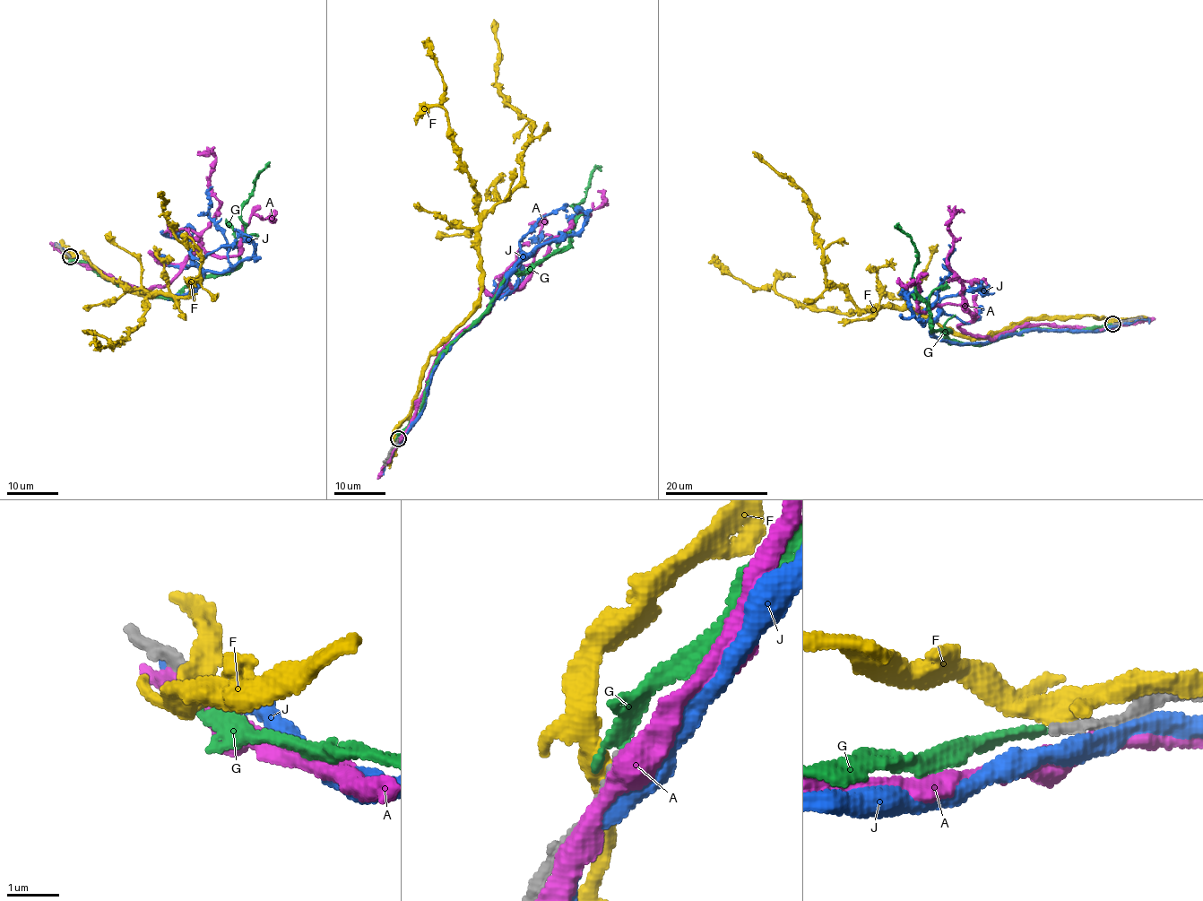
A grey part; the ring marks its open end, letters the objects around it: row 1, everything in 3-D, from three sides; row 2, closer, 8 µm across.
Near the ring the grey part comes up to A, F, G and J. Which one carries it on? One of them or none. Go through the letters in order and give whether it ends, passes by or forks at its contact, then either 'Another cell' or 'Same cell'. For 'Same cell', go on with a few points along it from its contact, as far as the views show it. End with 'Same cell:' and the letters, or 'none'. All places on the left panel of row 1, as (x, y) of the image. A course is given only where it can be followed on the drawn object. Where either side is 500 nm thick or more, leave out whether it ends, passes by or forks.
A: It passes by. Another cell
F: It passes by. Another cell
G: It ends there. Same cell. Its course: (70, 256), (107, 280), (163, 299), (228, 272), (238, 263), (241, 209), (269, 162)
J: It passes by. Another cell
Same cell: G

